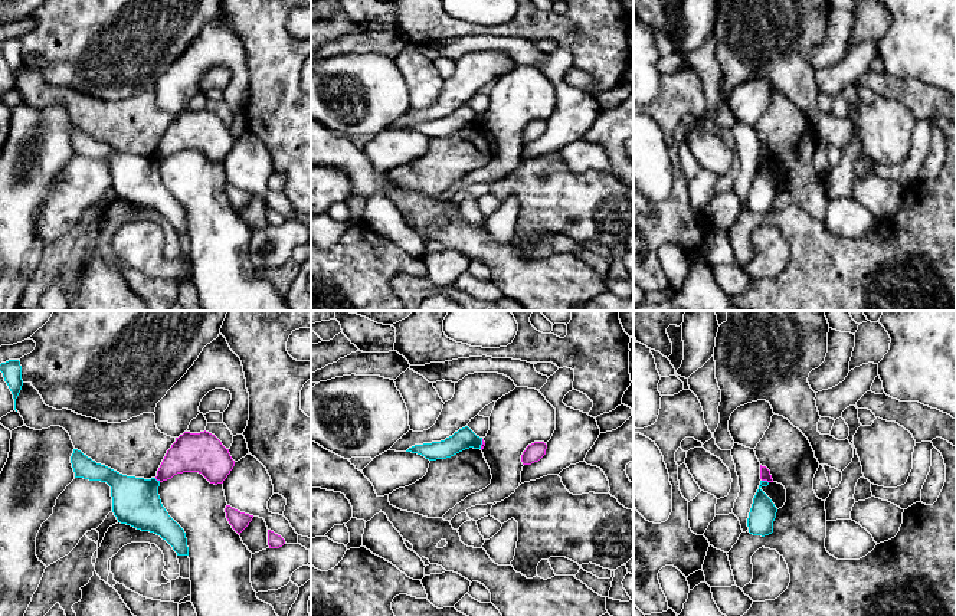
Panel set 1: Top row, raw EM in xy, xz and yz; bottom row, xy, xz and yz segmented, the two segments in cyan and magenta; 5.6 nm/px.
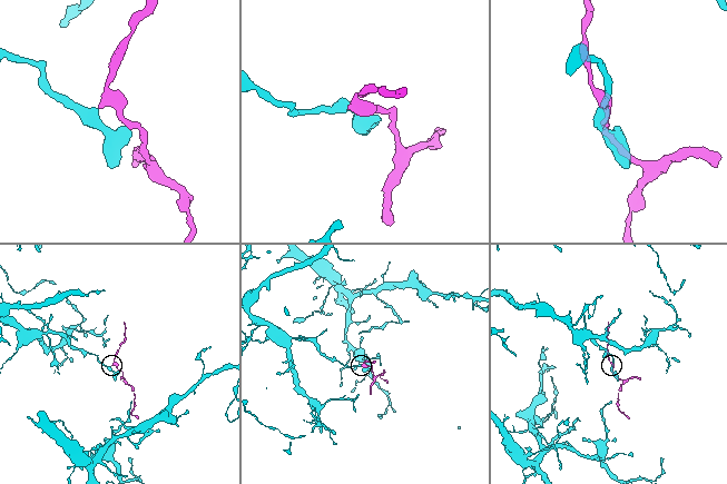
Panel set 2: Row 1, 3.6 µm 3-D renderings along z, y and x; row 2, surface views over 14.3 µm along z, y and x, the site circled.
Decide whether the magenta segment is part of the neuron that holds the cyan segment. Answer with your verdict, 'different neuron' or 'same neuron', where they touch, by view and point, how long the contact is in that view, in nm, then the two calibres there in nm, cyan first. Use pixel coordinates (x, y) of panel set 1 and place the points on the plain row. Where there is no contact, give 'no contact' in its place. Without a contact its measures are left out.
different neuron | yz (765, 159) | 40 nm | 150/60 nm

